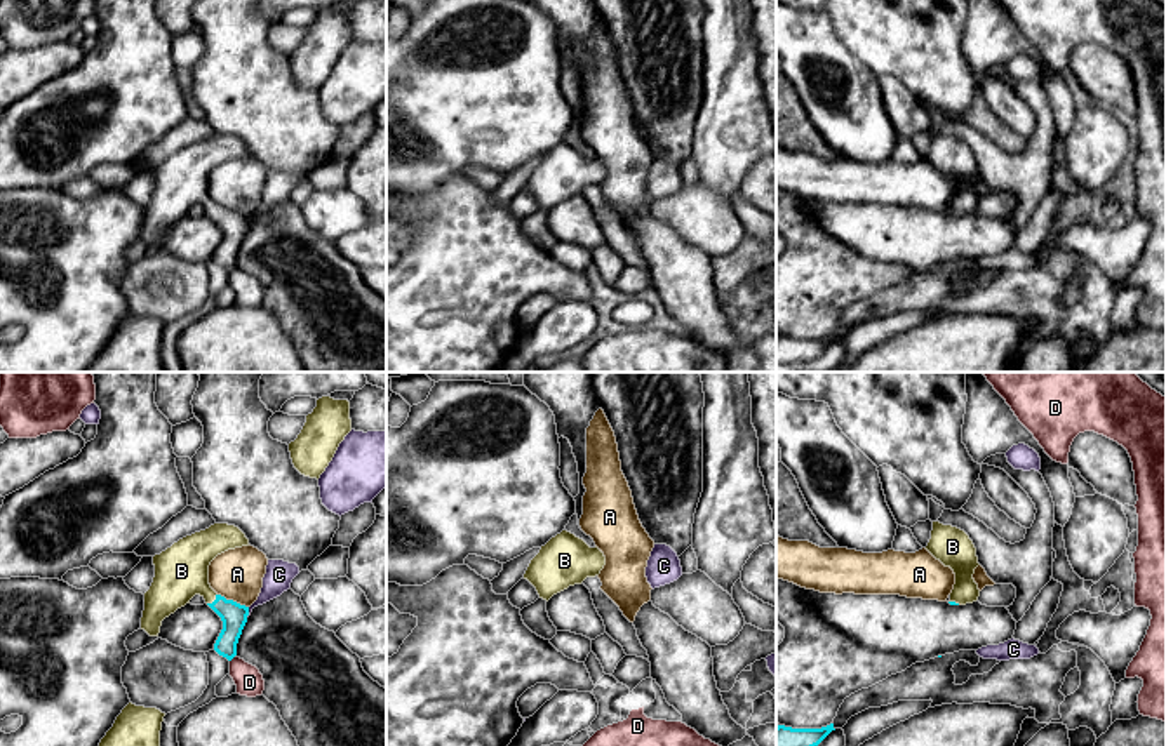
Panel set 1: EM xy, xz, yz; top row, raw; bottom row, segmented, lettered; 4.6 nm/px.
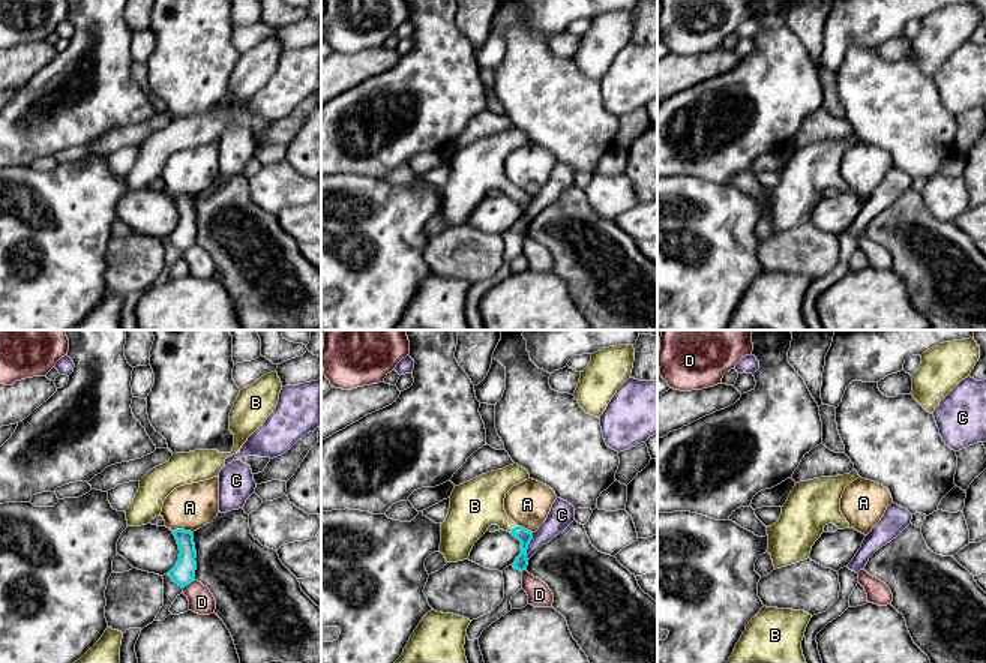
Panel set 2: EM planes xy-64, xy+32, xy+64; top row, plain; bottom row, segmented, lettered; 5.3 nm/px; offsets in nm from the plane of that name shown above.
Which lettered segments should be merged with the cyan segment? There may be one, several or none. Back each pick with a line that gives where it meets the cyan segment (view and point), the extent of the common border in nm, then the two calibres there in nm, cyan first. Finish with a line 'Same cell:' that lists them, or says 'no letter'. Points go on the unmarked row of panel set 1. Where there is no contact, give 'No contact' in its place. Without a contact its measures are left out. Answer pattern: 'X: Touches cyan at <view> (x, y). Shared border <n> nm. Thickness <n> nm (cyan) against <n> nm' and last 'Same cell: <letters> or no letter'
B: Touches cyan at xy (214, 211). Shared border 70 nm. Thickness 120 nm (cyan) against 240 nm
Same cell: B

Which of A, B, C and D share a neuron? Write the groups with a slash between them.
A / B / C / D

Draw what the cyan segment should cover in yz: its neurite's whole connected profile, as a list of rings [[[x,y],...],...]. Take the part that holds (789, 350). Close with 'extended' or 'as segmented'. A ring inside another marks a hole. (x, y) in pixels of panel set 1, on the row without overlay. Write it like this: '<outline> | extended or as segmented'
[[[834,334],[821,339],[776,337],[776,363],[799,363],[818,356],[834,339]]] | as segmented

